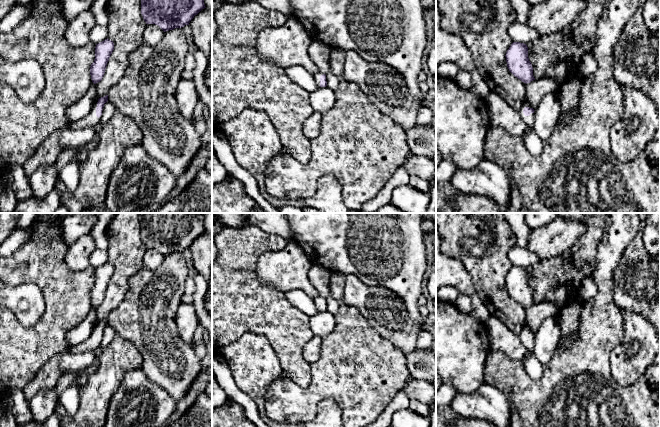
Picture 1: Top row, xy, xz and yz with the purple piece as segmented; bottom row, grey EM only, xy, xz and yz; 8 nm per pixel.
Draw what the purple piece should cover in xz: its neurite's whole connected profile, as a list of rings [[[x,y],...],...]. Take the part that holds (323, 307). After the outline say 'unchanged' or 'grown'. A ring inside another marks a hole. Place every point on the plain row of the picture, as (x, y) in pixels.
[[[319,296],[319,297],[313,298],[313,302],[318,311],[326,311],[327,310],[325,298]]]; grown

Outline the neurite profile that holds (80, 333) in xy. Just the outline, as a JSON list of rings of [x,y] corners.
[[[93,307],[86,319],[67,333],[66,339],[68,344],[74,346],[87,340],[96,325],[96,310]]]

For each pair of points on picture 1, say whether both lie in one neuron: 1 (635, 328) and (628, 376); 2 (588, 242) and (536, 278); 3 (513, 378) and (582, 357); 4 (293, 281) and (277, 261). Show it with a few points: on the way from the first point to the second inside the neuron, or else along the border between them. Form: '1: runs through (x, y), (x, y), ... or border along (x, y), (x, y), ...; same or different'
1: runs through (643, 340), (643, 358), (637, 364); same
2: runs through (581, 258), (574, 267), (560, 278), (552, 278); same
3: runs through (530, 386), (553, 386), (565, 374); same
4: runs through (292, 276), (282, 266); same

